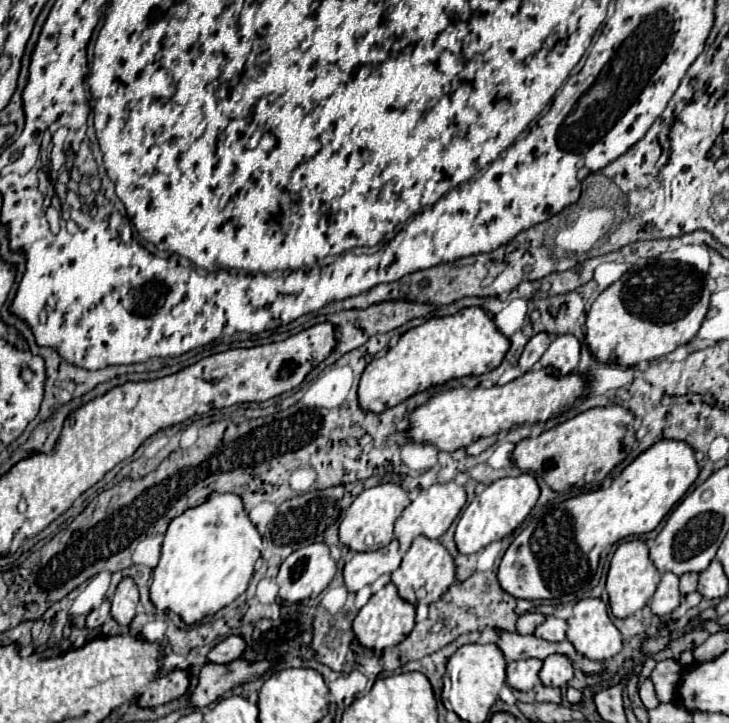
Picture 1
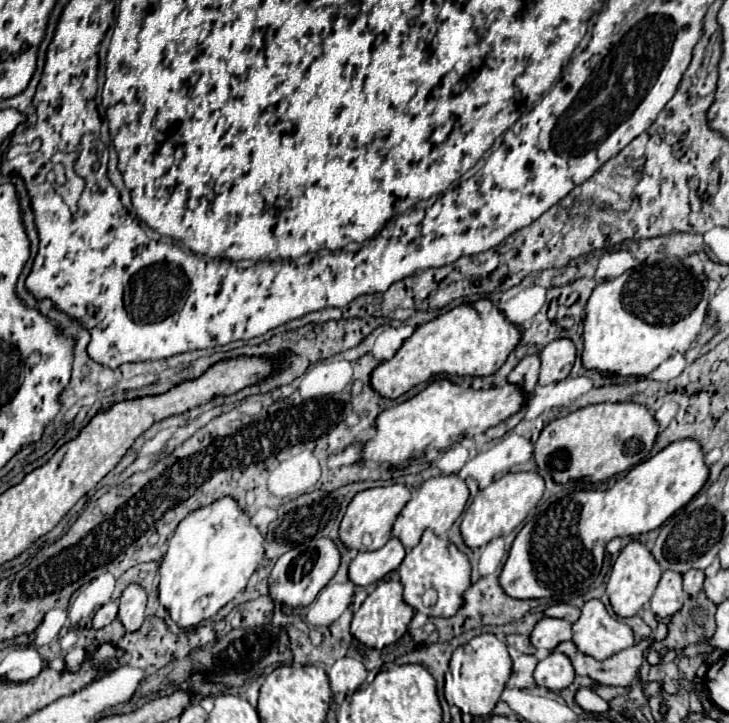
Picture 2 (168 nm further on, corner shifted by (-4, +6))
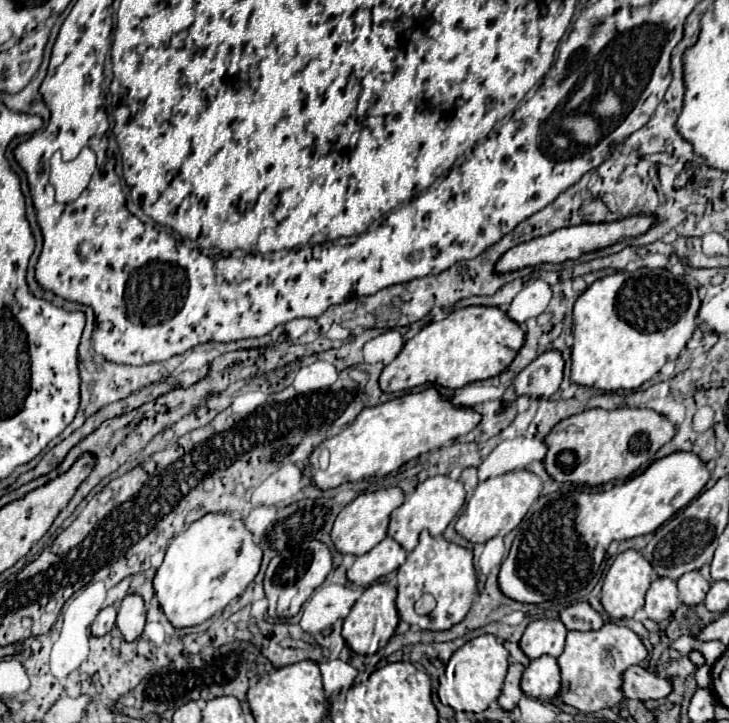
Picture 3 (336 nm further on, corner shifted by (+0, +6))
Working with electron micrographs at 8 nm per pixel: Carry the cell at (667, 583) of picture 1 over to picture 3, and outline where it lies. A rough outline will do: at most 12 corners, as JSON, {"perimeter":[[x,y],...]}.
{"perimeter":[[655,578],[645,598],[645,614],[665,622],[679,606],[677,584]]}

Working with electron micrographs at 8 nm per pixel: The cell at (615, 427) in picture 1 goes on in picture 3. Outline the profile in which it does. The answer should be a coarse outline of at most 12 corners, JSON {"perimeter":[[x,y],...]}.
{"perimeter":[[591,408],[545,438],[555,482],[627,480],[673,434],[651,408]]}

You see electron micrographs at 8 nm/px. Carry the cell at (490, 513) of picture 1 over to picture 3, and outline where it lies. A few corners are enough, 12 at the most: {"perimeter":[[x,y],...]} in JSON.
{"perimeter":[[529,470],[489,478],[455,522],[473,544],[507,536],[539,498]]}

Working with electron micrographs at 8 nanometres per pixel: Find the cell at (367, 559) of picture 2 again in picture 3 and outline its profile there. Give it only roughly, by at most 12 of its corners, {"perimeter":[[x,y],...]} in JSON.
{"perimeter":[[387,536],[357,556],[347,578],[369,586],[405,562],[405,550]]}

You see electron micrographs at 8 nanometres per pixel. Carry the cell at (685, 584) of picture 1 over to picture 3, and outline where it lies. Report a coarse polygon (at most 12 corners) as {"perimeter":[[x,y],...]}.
{"perimeter":[[695,572],[677,580],[681,602],[703,602],[709,582]]}

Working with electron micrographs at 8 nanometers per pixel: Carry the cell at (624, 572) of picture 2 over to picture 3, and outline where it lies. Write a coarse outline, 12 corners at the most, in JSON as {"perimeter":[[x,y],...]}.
{"perimeter":[[639,550],[611,564],[601,604],[613,620],[643,608],[653,568]]}

